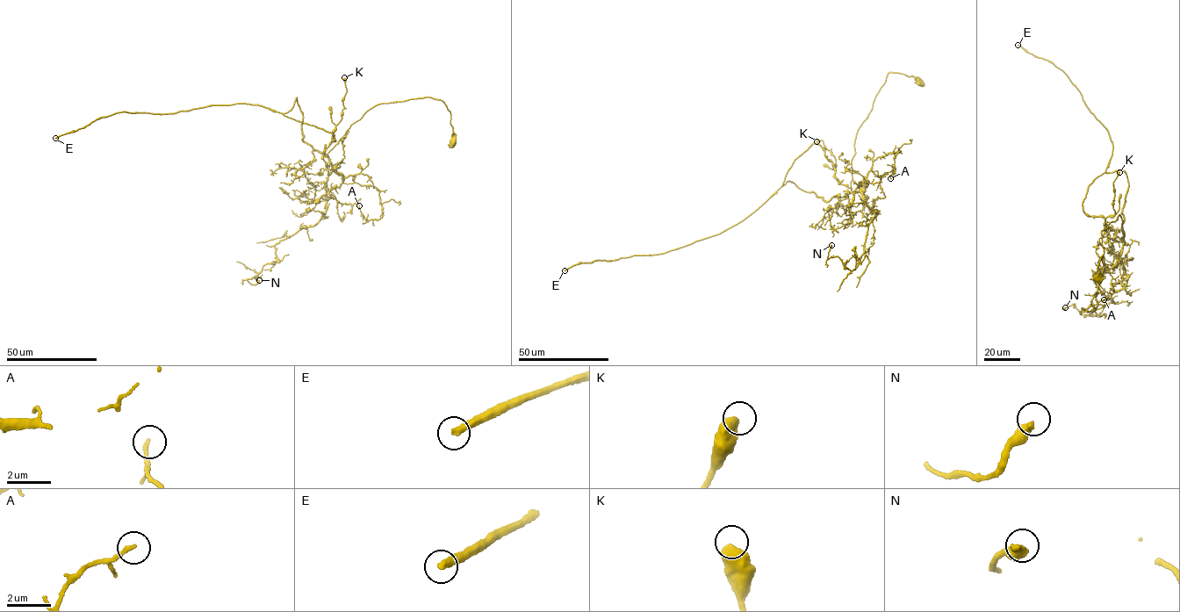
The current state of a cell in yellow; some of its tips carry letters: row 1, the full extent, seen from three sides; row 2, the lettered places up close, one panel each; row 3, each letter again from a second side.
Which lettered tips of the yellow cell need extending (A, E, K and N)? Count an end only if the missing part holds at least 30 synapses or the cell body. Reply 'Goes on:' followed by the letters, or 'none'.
Goes on: E

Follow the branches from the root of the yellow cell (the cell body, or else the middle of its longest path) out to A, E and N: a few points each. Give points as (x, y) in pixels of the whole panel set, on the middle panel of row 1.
A: (918, 81), (888, 73), (858, 129), (851, 190), (867, 184), (876, 158), (900, 151), (890, 178)
E: (918, 81), (888, 75), (858, 129), (845, 195), (826, 201), (787, 181), (719, 234), (660, 254), (564, 270)
N: (918, 81), (888, 73), (858, 129), (851, 190), (877, 213), (857, 267), (828, 259), (831, 245)

